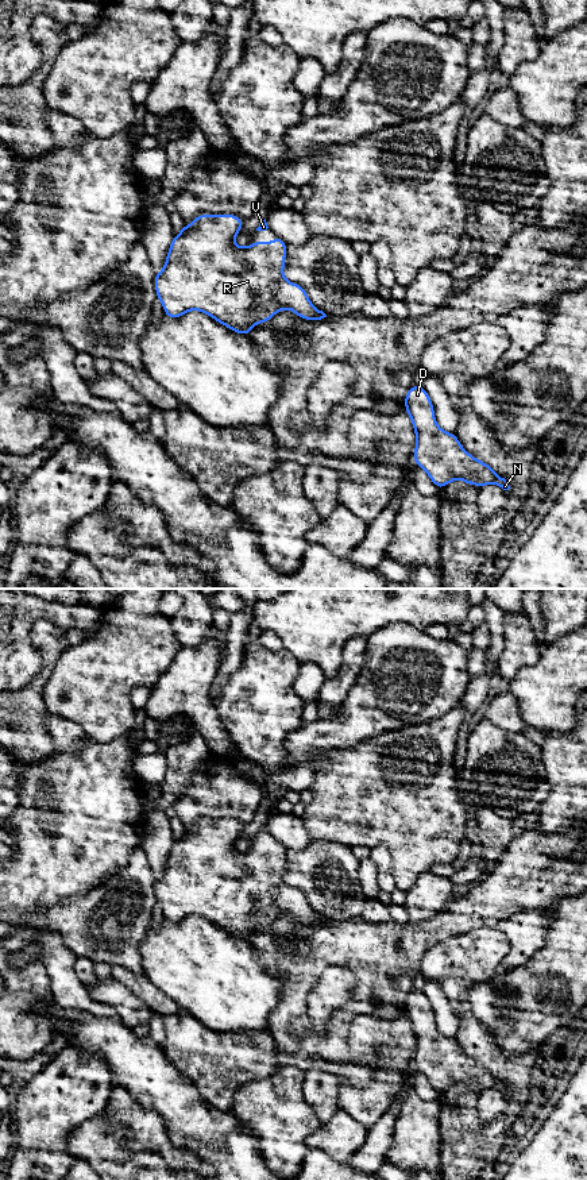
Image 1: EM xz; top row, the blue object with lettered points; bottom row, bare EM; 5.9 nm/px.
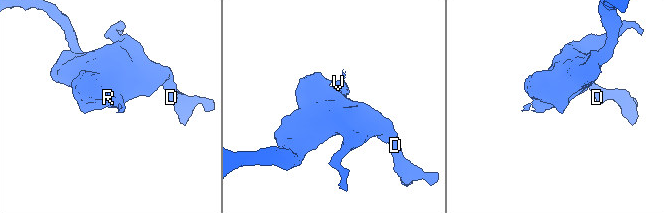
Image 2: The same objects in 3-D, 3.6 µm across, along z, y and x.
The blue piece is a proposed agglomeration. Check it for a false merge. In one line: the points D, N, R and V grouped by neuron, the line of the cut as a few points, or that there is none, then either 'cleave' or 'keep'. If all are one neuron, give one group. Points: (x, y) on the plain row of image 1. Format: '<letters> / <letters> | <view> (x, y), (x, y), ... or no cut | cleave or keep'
D N R V | no cut | keep

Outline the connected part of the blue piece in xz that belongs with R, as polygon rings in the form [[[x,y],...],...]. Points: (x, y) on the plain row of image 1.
[[[200,818],[190,829],[184,830],[178,840],[173,841],[163,874],[155,878],[154,883],[157,903],[161,906],[165,919],[170,923],[179,923],[189,915],[196,914],[211,921],[232,937],[246,941],[256,929],[267,928],[282,914],[294,917],[302,925],[317,926],[327,922],[323,915],[310,907],[301,890],[283,882],[287,848],[274,840],[273,848],[262,844],[247,852],[237,852],[235,841],[240,838],[243,829],[244,826],[232,818]]]

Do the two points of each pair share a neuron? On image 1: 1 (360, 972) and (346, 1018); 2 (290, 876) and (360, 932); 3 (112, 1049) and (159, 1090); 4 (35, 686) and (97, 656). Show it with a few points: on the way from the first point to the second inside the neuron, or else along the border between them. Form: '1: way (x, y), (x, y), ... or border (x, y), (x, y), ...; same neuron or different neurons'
1: way (366, 983), (366, 995), (354, 1007); same neuron
2: border (360, 918), (327, 921); different neurons
3: way (124, 1057), (147, 1080); same neuron
4: border (61, 652), (45, 683), (43, 704), (46, 710); different neurons

